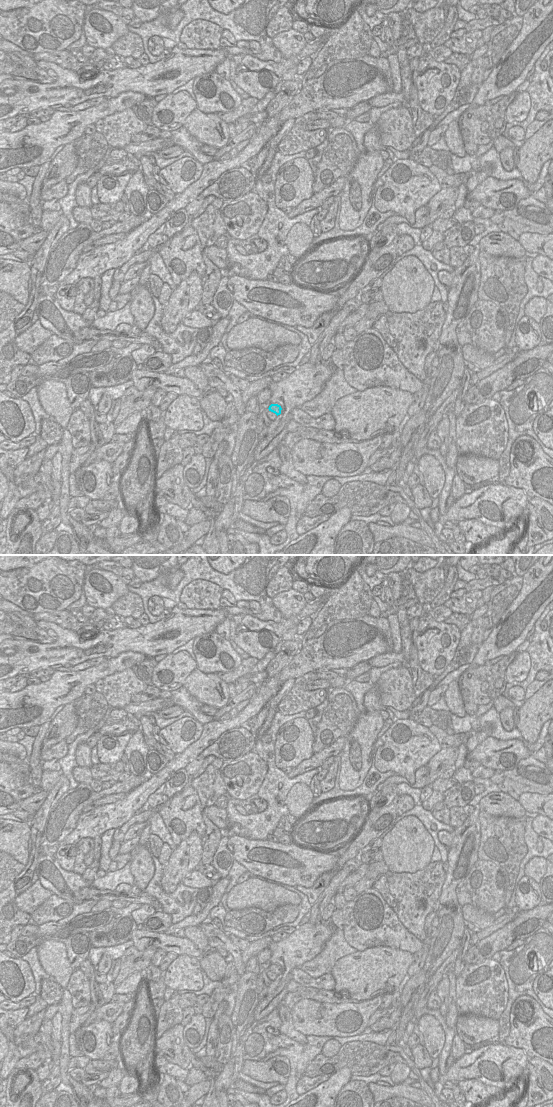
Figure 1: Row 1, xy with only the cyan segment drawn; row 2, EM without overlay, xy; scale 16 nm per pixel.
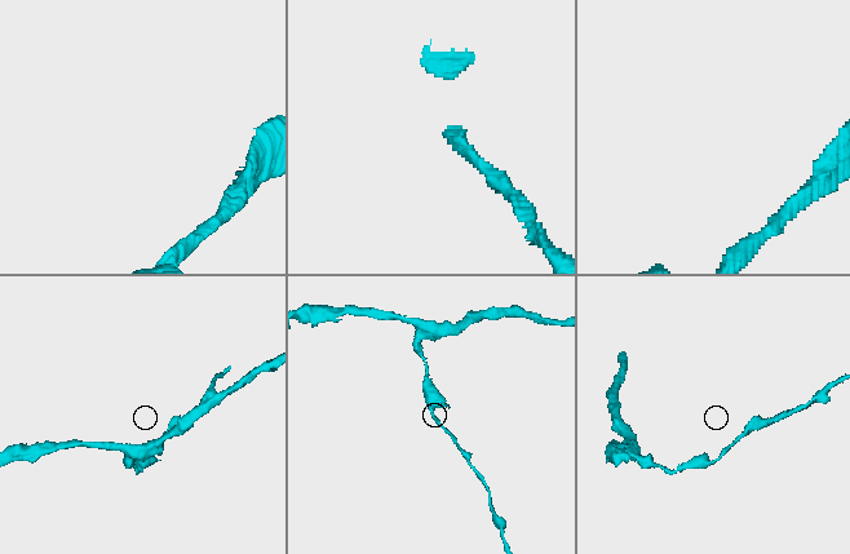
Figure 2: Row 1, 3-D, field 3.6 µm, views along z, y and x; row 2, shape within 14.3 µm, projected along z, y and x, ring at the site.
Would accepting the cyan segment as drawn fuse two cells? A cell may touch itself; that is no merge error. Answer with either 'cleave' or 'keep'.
keep

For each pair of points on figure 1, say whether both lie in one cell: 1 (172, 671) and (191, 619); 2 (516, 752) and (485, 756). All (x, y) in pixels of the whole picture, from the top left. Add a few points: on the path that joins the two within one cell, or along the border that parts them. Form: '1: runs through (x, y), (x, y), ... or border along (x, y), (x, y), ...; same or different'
1: border along (171, 652), (167, 655); different
2: runs through (512, 743), (502, 748), (494, 749); same

